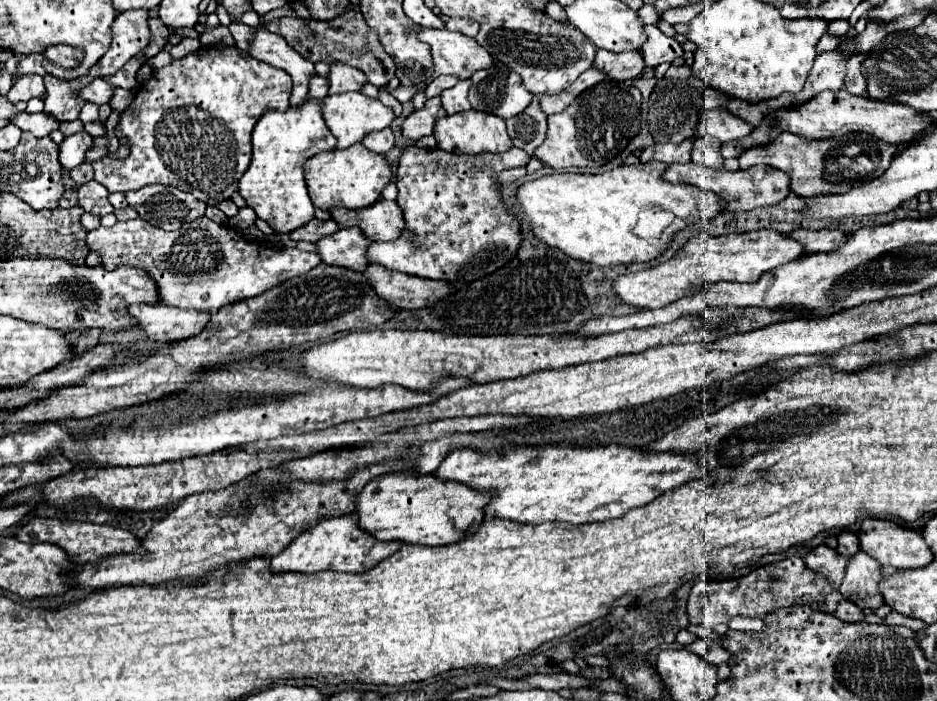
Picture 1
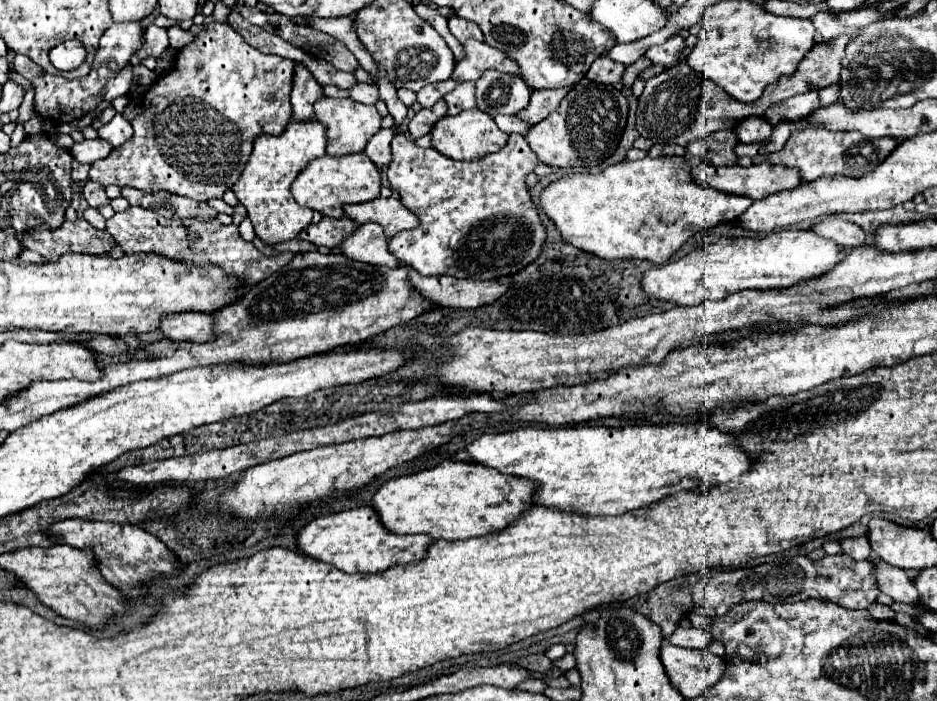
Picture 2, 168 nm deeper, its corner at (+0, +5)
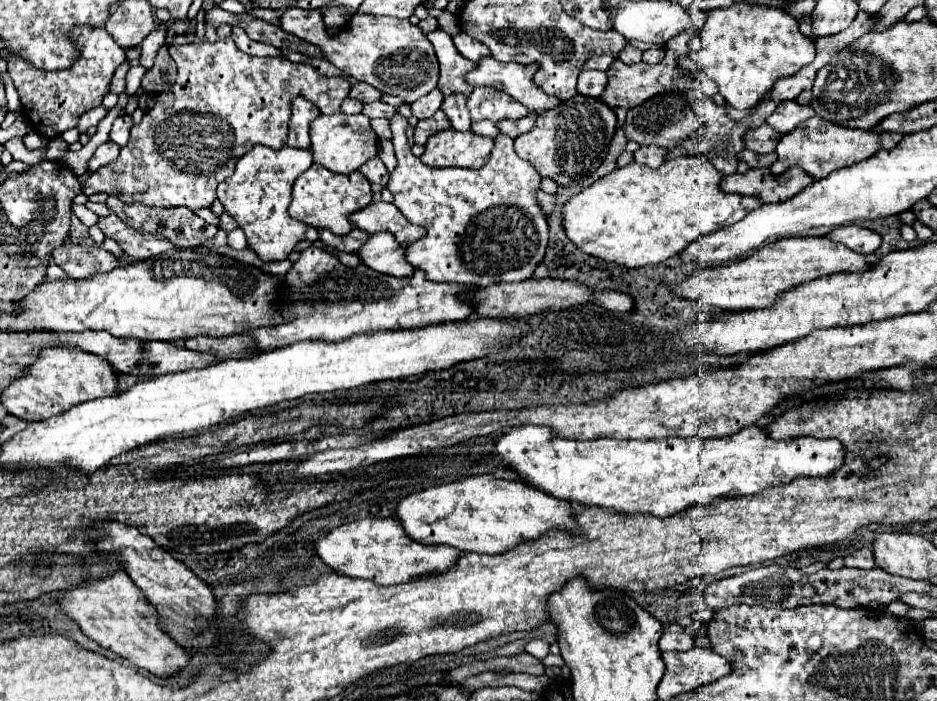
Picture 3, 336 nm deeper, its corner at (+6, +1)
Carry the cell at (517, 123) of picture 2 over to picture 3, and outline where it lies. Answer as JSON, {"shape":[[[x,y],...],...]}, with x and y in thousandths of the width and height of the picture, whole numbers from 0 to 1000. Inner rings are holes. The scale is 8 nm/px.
{"shape":[[[523,171],[506,174],[506,177],[504,177],[504,188],[506,188],[506,191],[510,191],[510,194],[523,194],[523,197],[529,197],[529,194],[531,194],[529,177],[527,177],[527,174],[523,174]]]}

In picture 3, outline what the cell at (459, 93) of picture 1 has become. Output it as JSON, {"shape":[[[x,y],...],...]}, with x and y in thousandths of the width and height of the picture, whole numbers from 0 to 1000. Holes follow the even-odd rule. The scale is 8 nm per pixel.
{"shape":[[[482,134],[482,137],[474,140],[472,157],[478,165],[478,171],[482,174],[482,183],[487,183],[489,188],[502,185],[504,171],[502,171],[502,160],[499,160],[497,137],[495,134]]]}

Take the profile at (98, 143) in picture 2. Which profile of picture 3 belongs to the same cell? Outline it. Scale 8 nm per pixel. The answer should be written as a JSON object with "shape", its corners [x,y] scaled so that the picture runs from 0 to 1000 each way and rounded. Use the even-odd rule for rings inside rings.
{"shape":[[[111,203],[102,217],[100,217],[100,223],[98,223],[98,228],[96,228],[96,245],[100,245],[100,243],[107,243],[109,237],[113,237],[113,234],[117,234],[117,231],[122,231],[124,225],[126,225],[126,217],[128,217],[128,208],[124,208],[124,203]]]}

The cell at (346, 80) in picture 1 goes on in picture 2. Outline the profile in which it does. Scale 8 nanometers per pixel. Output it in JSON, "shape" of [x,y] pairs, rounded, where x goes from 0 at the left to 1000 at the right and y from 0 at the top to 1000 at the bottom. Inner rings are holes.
{"shape":[[[380,117],[376,126],[371,126],[371,134],[376,143],[386,148],[401,148],[403,143],[403,123],[401,120],[386,120]]]}

